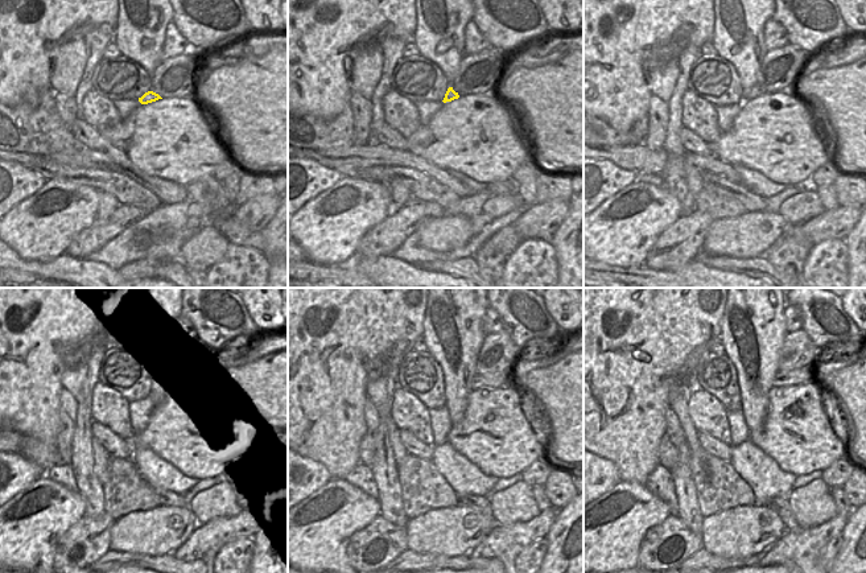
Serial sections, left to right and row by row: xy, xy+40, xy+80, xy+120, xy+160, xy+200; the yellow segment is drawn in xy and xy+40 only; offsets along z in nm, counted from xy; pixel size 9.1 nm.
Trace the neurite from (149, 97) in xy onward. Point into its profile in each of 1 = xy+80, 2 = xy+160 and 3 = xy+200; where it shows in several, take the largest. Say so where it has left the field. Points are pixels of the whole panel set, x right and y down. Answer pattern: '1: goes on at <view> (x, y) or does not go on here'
1: goes on at xy+80 (758, 90)
2: goes on at xy+160 (481, 380)
3: goes on at xy+200 (805, 375)

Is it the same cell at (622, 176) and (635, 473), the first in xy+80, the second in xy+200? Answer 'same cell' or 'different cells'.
different cells

